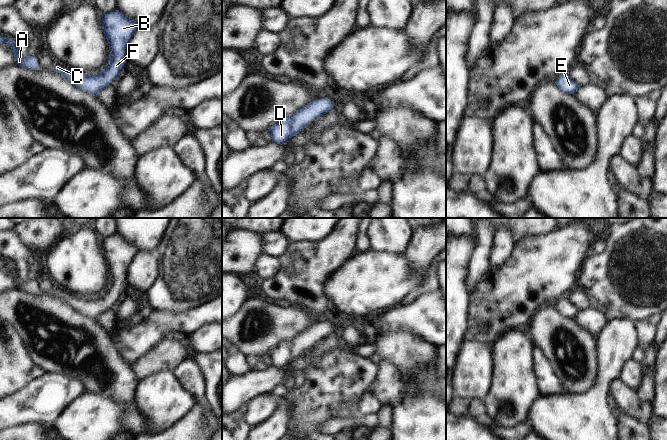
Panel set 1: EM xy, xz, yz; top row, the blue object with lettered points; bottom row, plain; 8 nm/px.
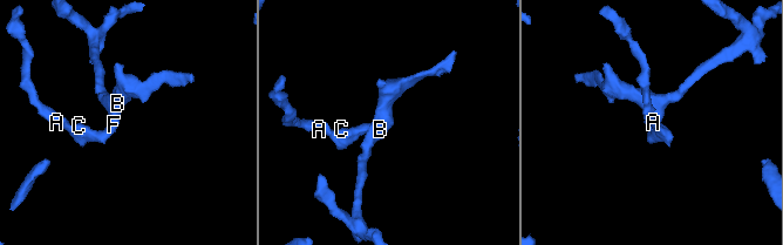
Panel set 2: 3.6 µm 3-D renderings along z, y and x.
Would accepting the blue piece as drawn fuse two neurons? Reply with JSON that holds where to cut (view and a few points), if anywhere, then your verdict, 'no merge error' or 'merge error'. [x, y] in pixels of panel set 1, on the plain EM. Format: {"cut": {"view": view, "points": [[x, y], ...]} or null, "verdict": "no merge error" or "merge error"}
{"cut": null, "verdict": "no merge error"}

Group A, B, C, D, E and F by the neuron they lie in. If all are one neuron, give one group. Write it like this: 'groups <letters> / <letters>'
groups A B C D E F

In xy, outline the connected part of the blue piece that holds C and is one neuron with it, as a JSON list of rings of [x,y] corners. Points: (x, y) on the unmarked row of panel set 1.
[[[119,234],[102,239],[104,259],[111,275],[109,286],[99,298],[86,300],[69,294],[61,289],[54,289],[50,294],[65,300],[75,310],[92,320],[98,320],[102,313],[120,300],[126,287],[126,273],[133,257],[138,252],[136,246]]]

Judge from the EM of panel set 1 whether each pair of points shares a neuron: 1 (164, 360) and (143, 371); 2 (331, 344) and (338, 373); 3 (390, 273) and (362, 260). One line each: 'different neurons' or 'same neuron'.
1: same neuron
2: different neurons
3: same neuron

